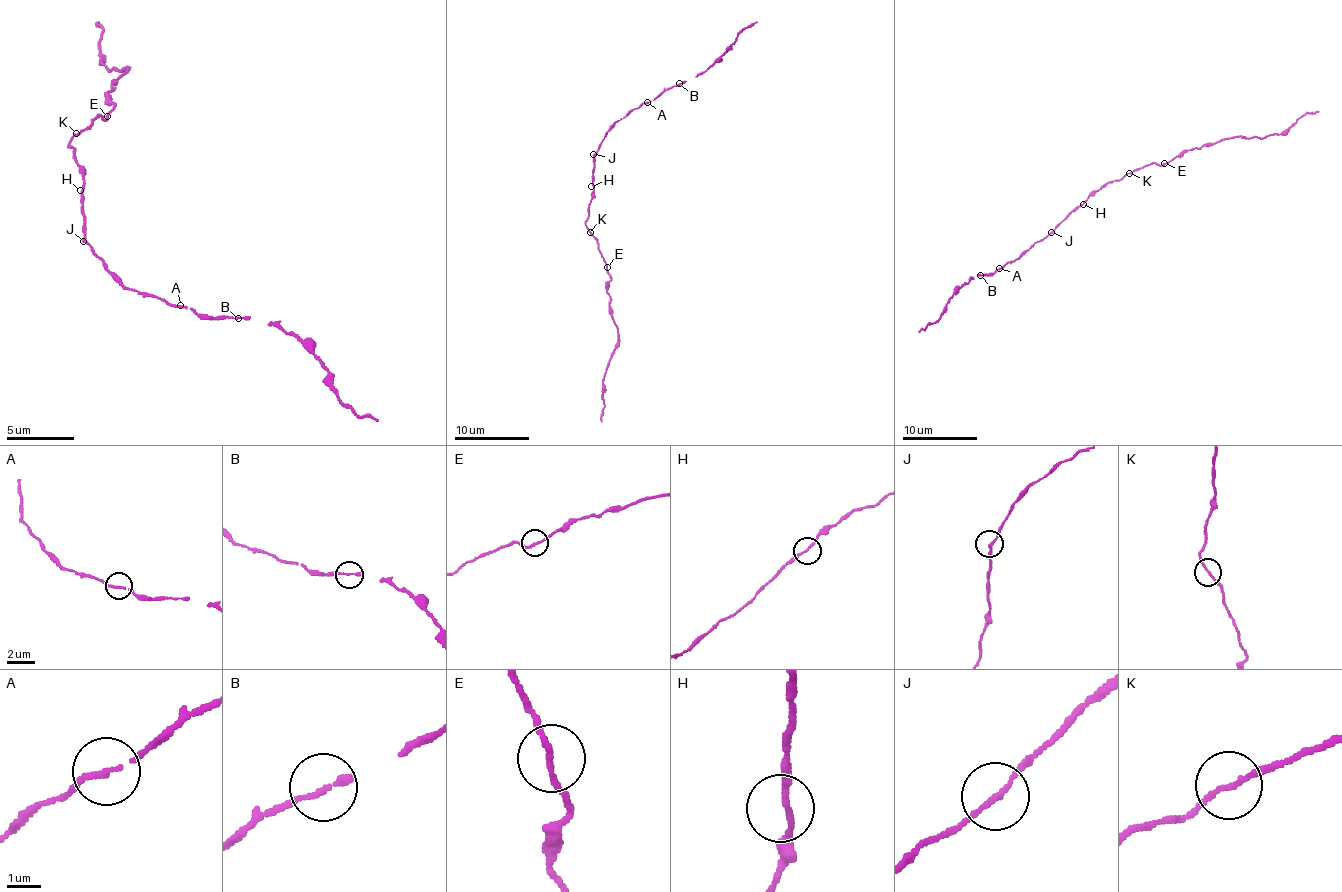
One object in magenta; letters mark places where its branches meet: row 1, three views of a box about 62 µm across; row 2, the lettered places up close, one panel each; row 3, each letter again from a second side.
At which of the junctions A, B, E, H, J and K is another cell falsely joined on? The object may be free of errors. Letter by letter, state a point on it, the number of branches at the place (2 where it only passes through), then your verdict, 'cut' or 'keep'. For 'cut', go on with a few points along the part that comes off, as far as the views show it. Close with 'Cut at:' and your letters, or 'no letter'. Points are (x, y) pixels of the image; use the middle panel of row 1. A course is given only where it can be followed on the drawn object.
A: at (647, 102); 2 branches meet; keep
B: at (679, 83); 1 branches meet; keep
E: at (607, 267); 2 branches meet; keep
H: at (591, 186); 2 branches meet; keep
J: at (593, 154); 2 branches meet; keep
K: at (590, 232); 2 branches meet; keep
Cut at: no letter

